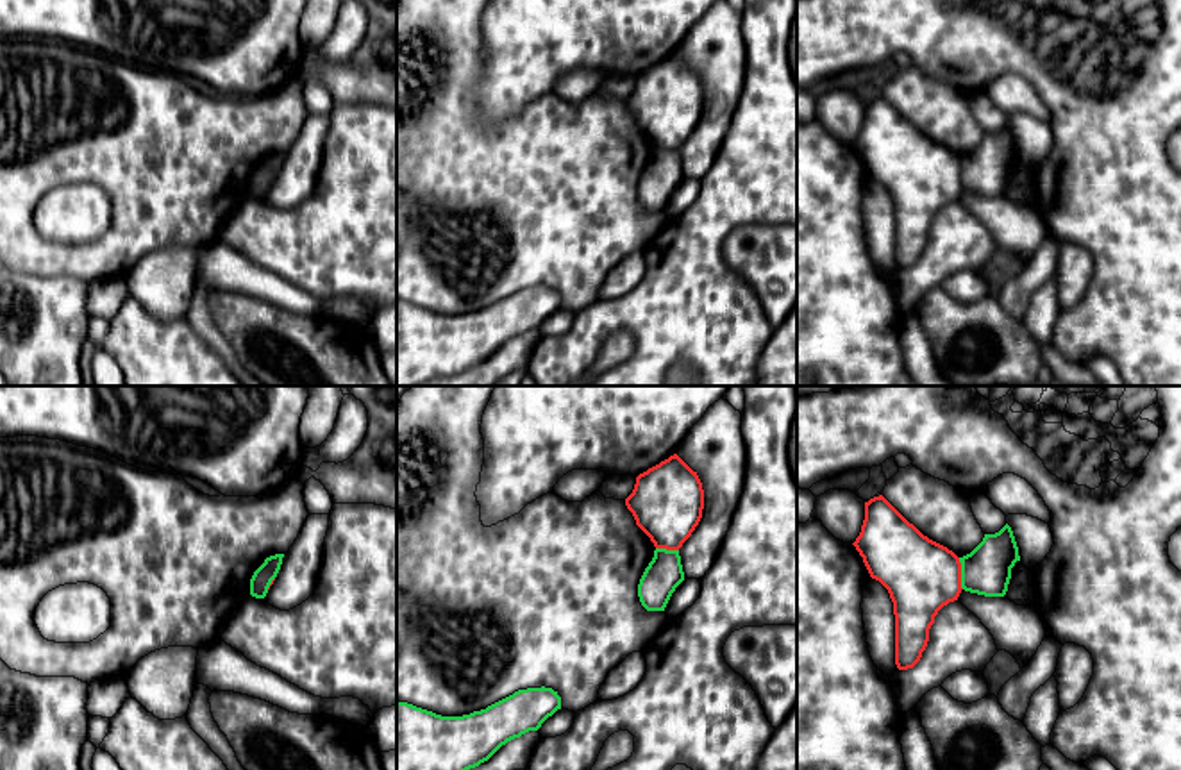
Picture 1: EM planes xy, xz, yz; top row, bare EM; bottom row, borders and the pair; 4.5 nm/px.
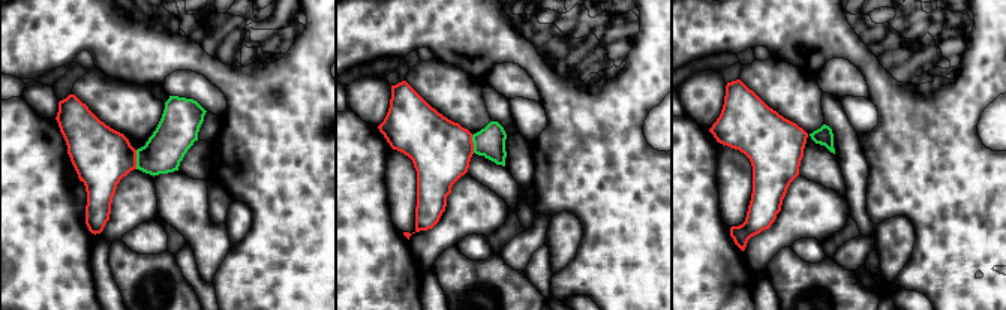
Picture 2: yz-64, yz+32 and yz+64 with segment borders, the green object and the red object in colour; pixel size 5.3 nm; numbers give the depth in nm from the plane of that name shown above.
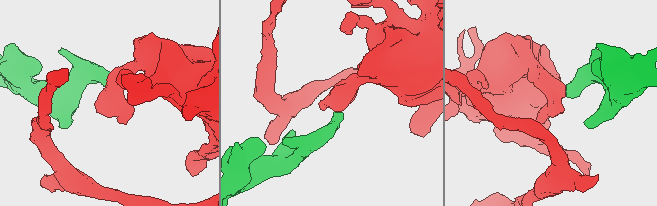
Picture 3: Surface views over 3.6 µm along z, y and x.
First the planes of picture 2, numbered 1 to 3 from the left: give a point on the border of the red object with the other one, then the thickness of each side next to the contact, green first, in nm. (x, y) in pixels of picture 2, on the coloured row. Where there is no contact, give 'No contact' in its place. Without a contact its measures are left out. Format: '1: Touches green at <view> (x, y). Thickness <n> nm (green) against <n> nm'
1: Touches green at yz-64 (137, 159). Thickness 220 nm (green) against 320 nm
2: Touches green at yz+32 (474, 144). Thickness 160 nm (green) against 320 nm
3: No contact

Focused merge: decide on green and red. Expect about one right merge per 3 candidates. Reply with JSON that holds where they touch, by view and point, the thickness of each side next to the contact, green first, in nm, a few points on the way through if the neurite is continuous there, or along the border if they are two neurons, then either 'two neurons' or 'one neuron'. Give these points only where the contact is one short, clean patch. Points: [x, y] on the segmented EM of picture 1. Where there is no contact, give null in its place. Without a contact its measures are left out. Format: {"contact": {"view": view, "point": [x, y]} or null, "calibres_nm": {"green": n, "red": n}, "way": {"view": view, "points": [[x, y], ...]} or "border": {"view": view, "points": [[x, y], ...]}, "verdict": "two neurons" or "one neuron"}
{"contact": {"view": "yz", "point": [962, 574]}, "calibres_nm": {"green": 220, "red": 320}, "verdict": "two neurons"}

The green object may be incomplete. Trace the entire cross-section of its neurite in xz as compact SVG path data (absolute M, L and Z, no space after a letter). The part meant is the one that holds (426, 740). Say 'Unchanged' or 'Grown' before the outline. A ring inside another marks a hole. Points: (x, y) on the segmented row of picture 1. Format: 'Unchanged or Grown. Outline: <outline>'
Unchanged. Outline: M527 688L463 716L441 716L407 702L397 702L397 770L470 770L488 761L502 745L541 724L561 709L552 688Z

